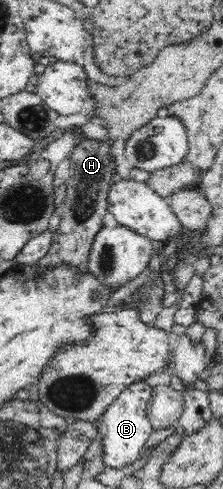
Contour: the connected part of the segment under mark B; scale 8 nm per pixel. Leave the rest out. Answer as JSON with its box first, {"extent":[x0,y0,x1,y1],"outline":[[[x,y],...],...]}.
{"extent":[100,381,155,469],"outline":[[[138,381],[121,392],[105,411],[100,424],[105,428],[101,439],[100,456],[110,469],[124,469],[140,458],[144,445],[155,432],[148,420],[147,409],[151,400],[153,381]]]}

